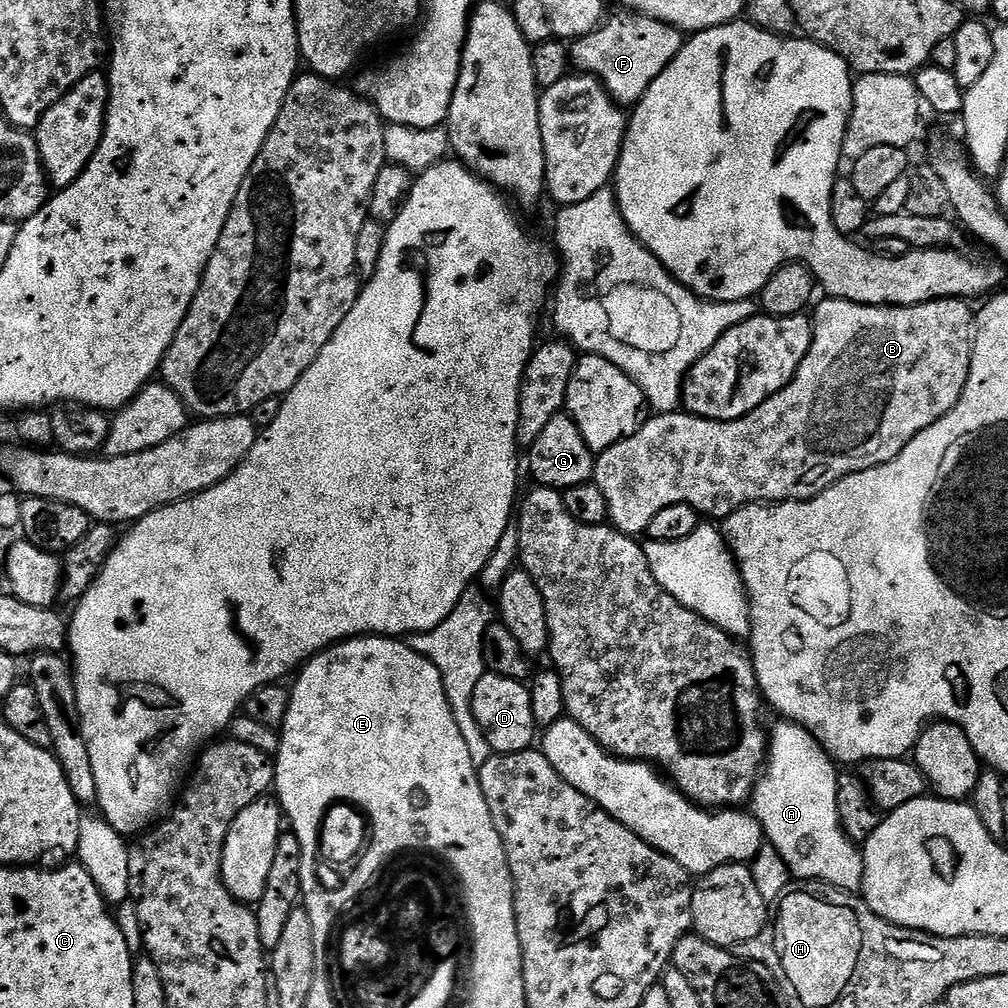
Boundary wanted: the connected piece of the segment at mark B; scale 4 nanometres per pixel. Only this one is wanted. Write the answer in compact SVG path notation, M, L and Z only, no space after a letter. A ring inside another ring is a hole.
M824 298L820 305L815 305L811 313L812 341L810 350L806 350L806 358L802 358L802 366L794 374L792 381L778 394L766 398L762 406L758 406L750 414L737 420L707 420L701 416L689 416L683 410L653 415L645 419L644 425L622 442L610 446L610 450L599 453L594 460L594 482L598 490L602 490L602 498L606 498L608 520L611 527L626 536L640 538L647 533L650 521L658 510L666 510L666 506L689 504L699 512L701 517L722 522L730 513L736 512L747 504L761 502L787 502L789 500L812 500L818 494L825 492L831 484L836 484L850 474L858 474L862 470L870 470L898 458L901 450L908 445L922 430L926 430L934 422L938 422L962 398L962 390L966 390L966 382L970 374L972 361L972 342L974 339L974 312L968 309L969 301L964 298L949 298L946 300L927 300L925 304L914 306L870 306L855 304L849 300L833 300Z

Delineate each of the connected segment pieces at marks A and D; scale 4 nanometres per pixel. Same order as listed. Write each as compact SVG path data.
M779 723L770 728L766 767L750 801L751 811L763 828L763 839L781 855L793 877L804 882L831 884L833 888L855 893L864 883L864 858L861 849L840 829L837 765L801 724Z
M485 671L484 676L478 678L478 686L472 695L472 709L474 710L474 718L495 755L501 756L502 754L527 752L535 745L532 744L535 740L537 743L538 729L534 722L534 710L530 706L530 690L525 681L506 678L505 676Z

